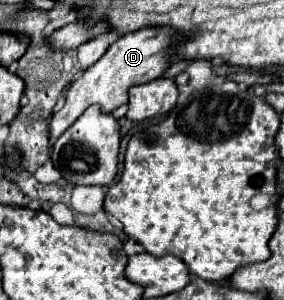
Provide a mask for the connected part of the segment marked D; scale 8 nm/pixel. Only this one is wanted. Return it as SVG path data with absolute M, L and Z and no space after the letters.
M146 28L146 30L138 30L134 34L126 34L126 36L118 38L96 64L86 68L72 82L72 86L66 92L62 110L54 112L50 118L50 140L56 142L60 138L60 134L68 126L72 126L76 122L76 118L88 106L98 104L104 114L110 114L112 110L116 110L118 106L128 102L128 88L130 86L146 84L150 80L160 78L170 64L168 46L172 44L172 34L174 34L174 30L166 30L166 28Z

